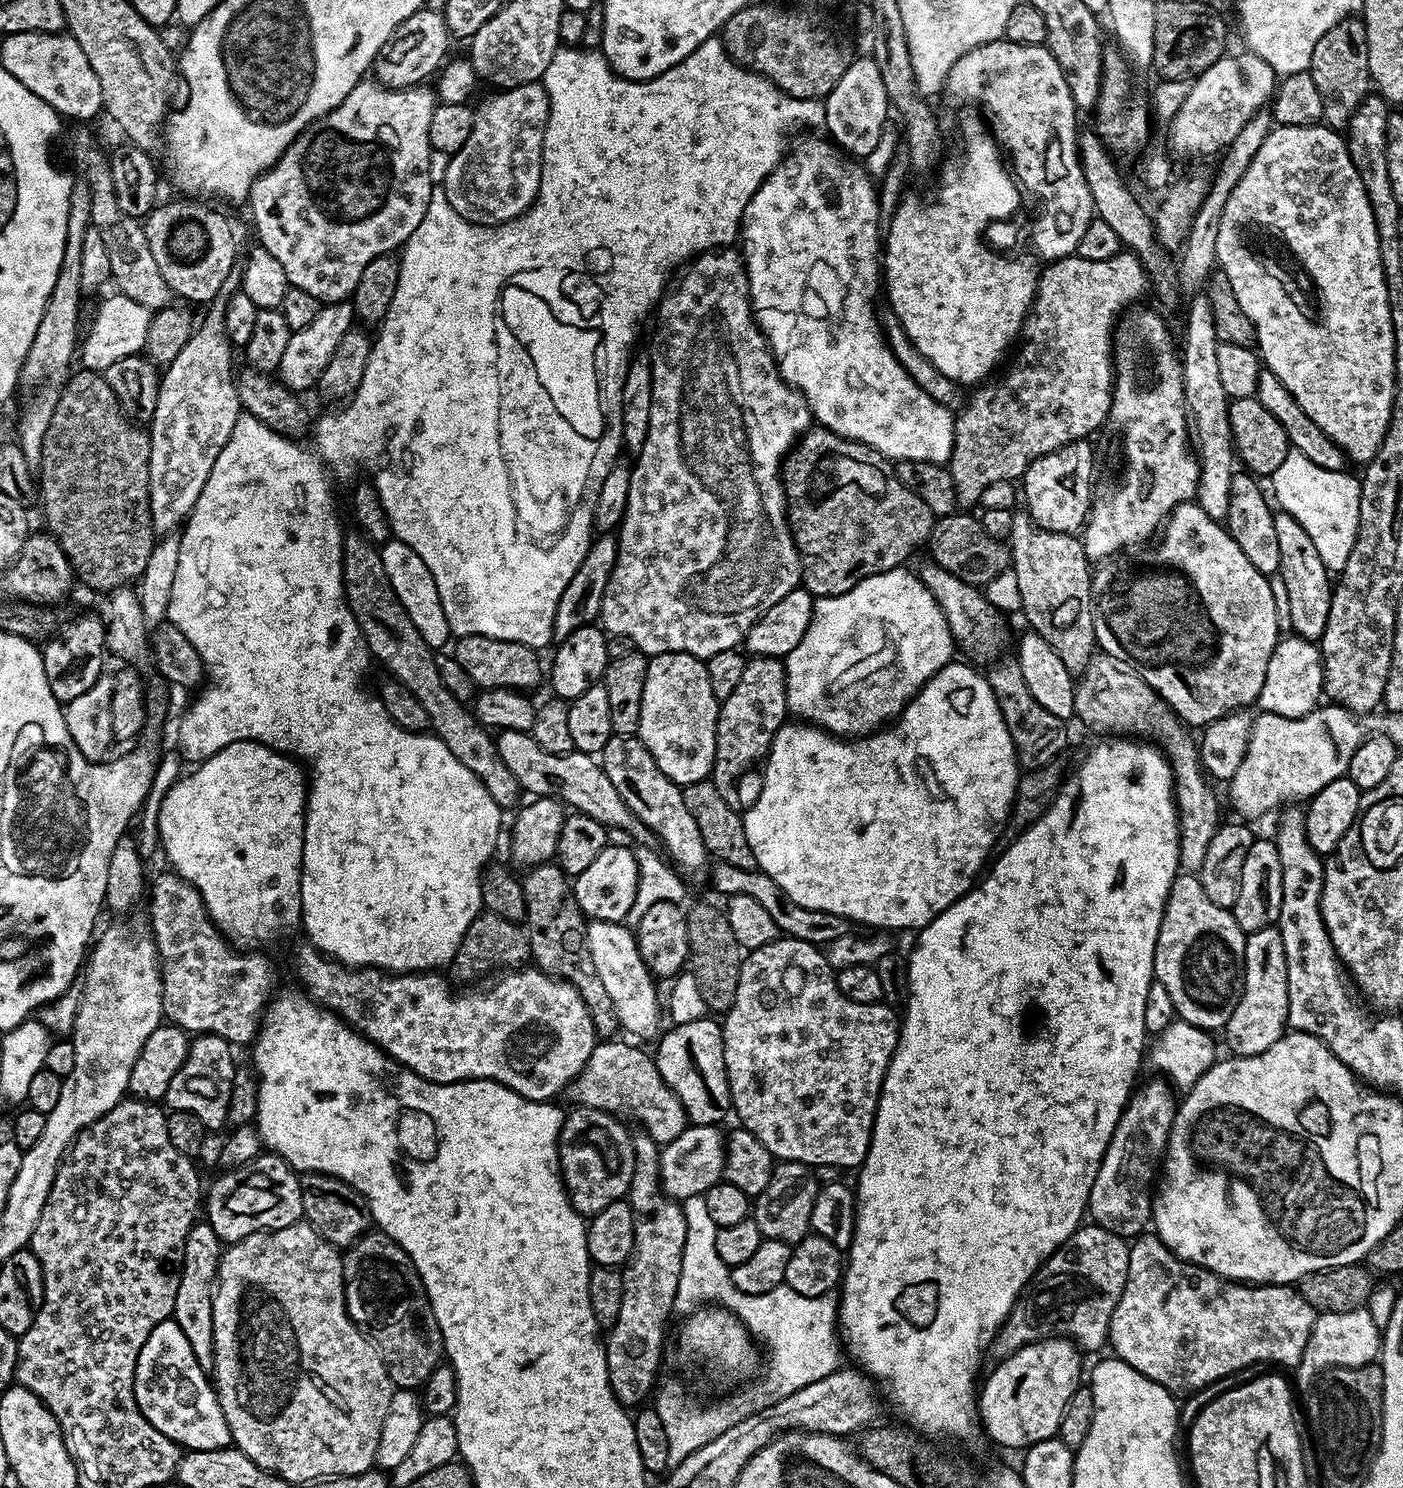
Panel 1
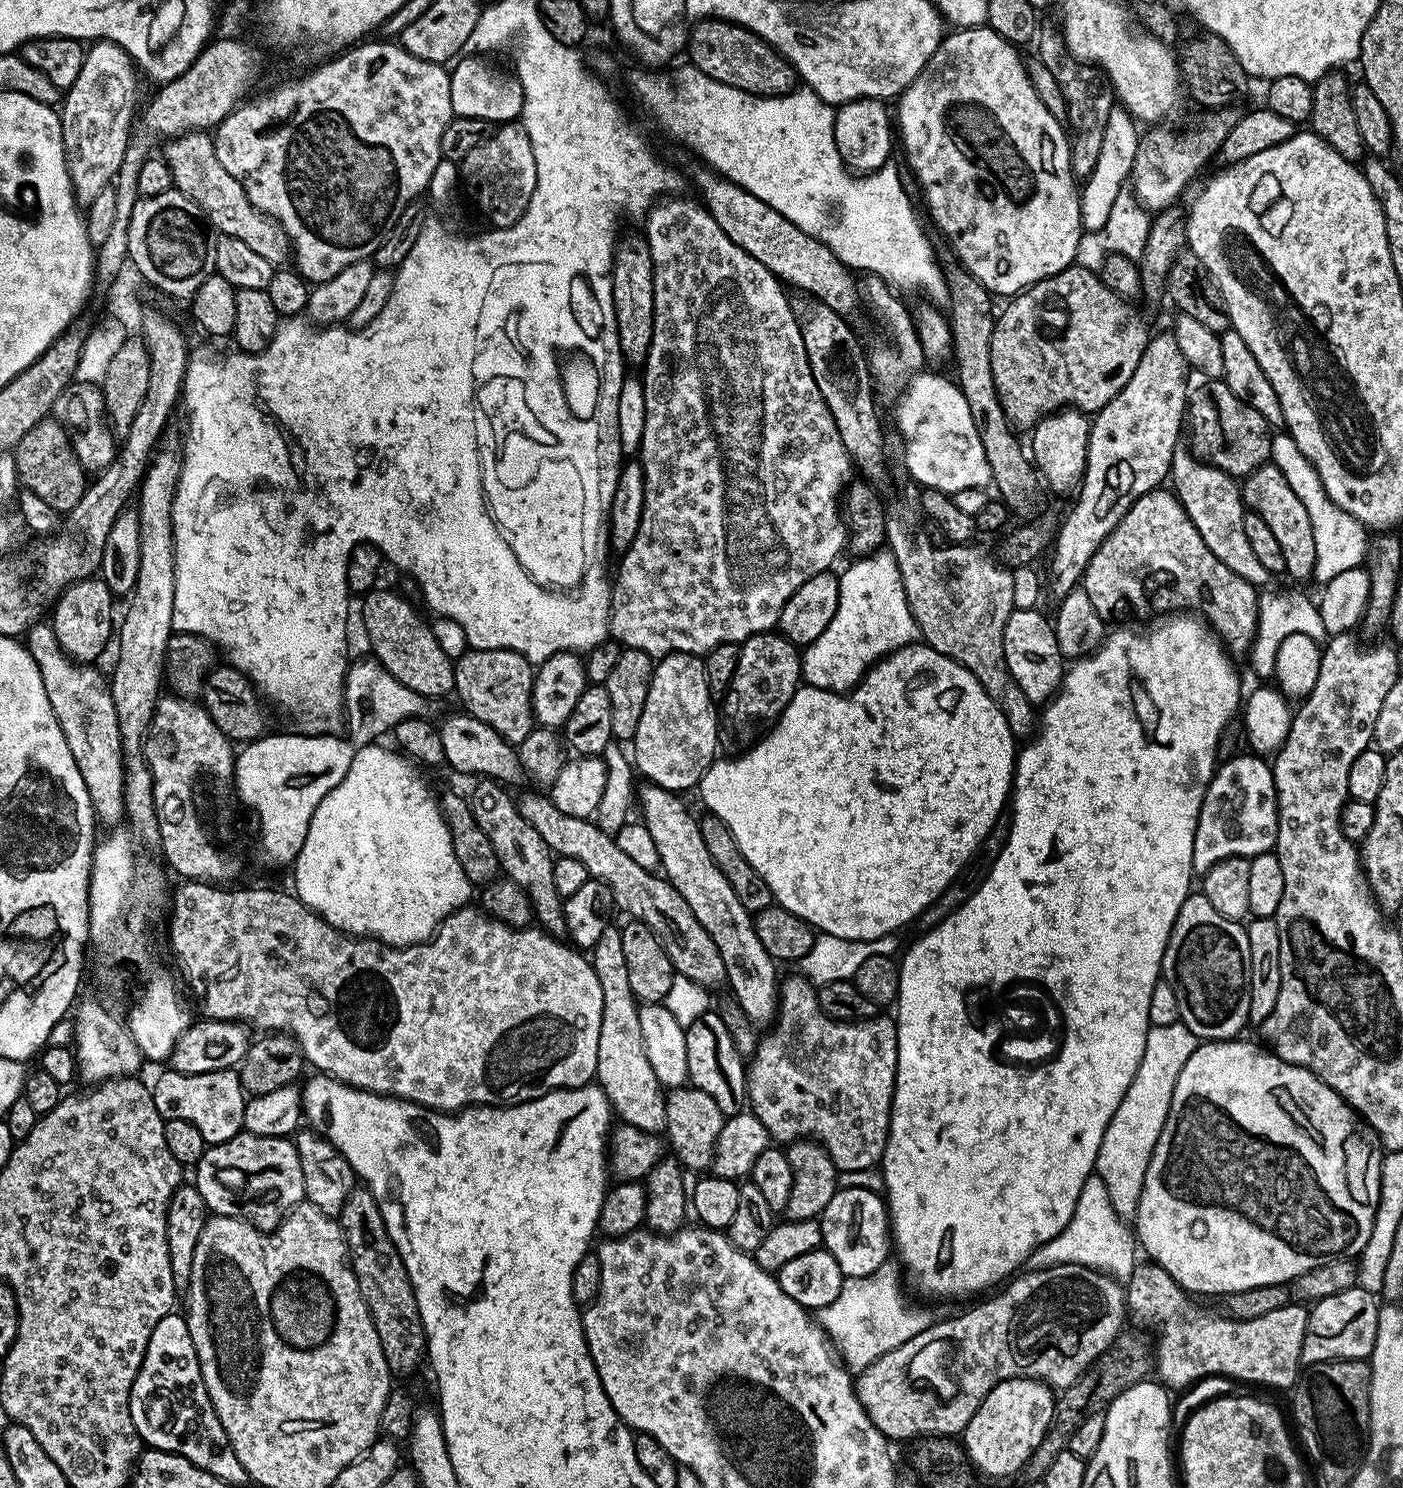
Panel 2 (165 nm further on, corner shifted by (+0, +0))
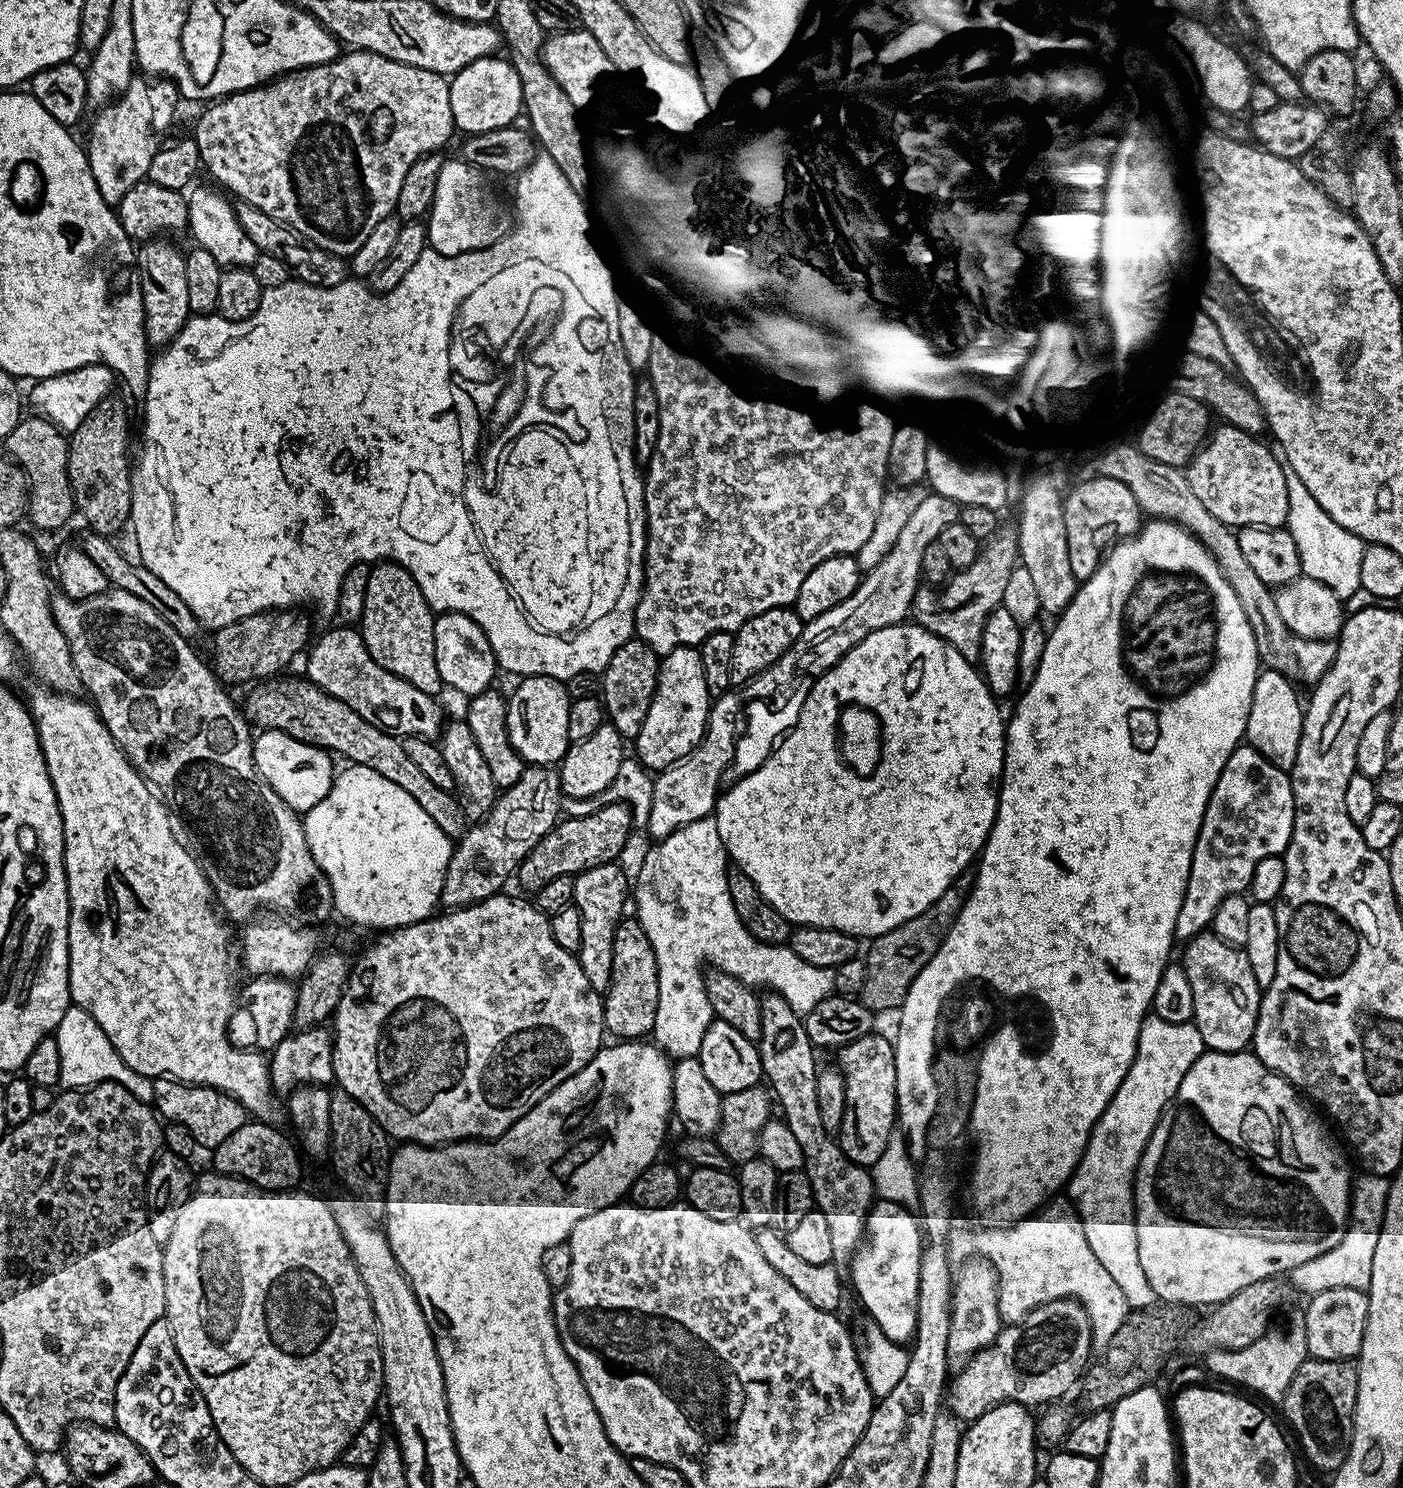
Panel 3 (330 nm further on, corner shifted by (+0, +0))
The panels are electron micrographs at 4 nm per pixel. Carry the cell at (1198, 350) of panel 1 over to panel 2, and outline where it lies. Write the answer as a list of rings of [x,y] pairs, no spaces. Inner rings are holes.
[[[1179,446],[1173,451],[1170,484],[1180,499],[1180,505],[1186,510],[1190,522],[1194,522],[1198,534],[1202,534],[1202,542],[1206,542],[1210,554],[1214,554],[1218,562],[1230,566],[1234,574],[1246,578],[1246,582],[1251,584],[1263,586],[1270,580],[1266,566],[1258,562],[1258,557],[1254,555],[1254,550],[1246,539],[1246,505],[1241,496],[1241,485],[1233,477],[1212,464],[1199,460],[1192,455],[1191,447]]]

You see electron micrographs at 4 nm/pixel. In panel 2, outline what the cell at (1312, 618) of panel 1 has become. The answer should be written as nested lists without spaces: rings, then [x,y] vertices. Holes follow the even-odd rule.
[[[1267,462],[1243,477],[1241,496],[1245,505],[1256,512],[1270,526],[1278,546],[1282,546],[1282,558],[1286,558],[1284,572],[1296,580],[1312,580],[1316,570],[1316,551],[1314,550],[1314,526],[1310,526],[1310,514],[1306,514],[1306,506],[1302,506],[1302,498],[1290,490],[1282,470]]]

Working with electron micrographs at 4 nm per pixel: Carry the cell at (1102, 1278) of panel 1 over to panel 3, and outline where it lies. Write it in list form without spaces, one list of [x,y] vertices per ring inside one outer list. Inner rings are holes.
[[[1073,1298],[1070,1300],[1055,1300],[1054,1302],[1048,1302],[1038,1308],[1035,1308],[1035,1310],[1033,1310],[1033,1312],[1029,1312],[1028,1317],[1025,1320],[1023,1320],[1021,1322],[1021,1324],[1010,1324],[1010,1325],[1001,1327],[1000,1333],[998,1333],[998,1335],[996,1335],[995,1342],[993,1342],[993,1344],[991,1344],[991,1346],[989,1346],[989,1348],[983,1348],[981,1352],[977,1352],[975,1356],[971,1357],[971,1359],[969,1359],[967,1361],[967,1363],[965,1363],[963,1365],[963,1367],[961,1367],[961,1368],[964,1368],[964,1367],[965,1368],[962,1369],[961,1372],[957,1374],[957,1376],[955,1373],[955,1375],[953,1375],[951,1377],[950,1395],[947,1397],[947,1400],[946,1400],[947,1407],[949,1407],[949,1406],[952,1407],[952,1408],[949,1408],[951,1415],[955,1416],[957,1420],[959,1420],[961,1422],[971,1422],[973,1420],[977,1420],[977,1418],[979,1418],[979,1416],[981,1416],[982,1414],[986,1414],[986,1410],[988,1408],[994,1407],[995,1404],[1007,1404],[1007,1403],[1011,1402],[1014,1404],[1022,1404],[1025,1406],[1033,1406],[1032,1404],[1044,1404],[1043,1406],[1051,1405],[1053,1402],[1056,1402],[1056,1401],[1051,1402],[1051,1400],[1056,1400],[1059,1398],[1059,1396],[1066,1395],[1067,1392],[1070,1391],[1071,1388],[1075,1386],[1075,1384],[1077,1387],[1078,1381],[1081,1379],[1082,1373],[1085,1371],[1086,1365],[1089,1363],[1090,1357],[1093,1355],[1093,1353],[1091,1354],[1092,1351],[1094,1351],[1094,1345],[1092,1343],[1092,1323],[1090,1322],[1090,1318],[1088,1317],[1088,1311],[1084,1307],[1082,1307],[1079,1300]]]

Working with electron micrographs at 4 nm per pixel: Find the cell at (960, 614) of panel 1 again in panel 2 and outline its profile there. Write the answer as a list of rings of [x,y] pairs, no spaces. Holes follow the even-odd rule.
[[[796,294],[791,297],[790,303],[792,305],[792,313],[794,318],[798,322],[798,326],[802,330],[802,342],[806,346],[806,354],[808,355],[808,361],[810,362],[810,370],[814,374],[814,382],[818,382],[818,394],[822,394],[822,398],[826,402],[826,406],[830,410],[830,418],[834,418],[834,426],[838,426],[838,438],[842,438],[842,446],[846,446],[848,451],[848,457],[851,458],[855,471],[860,472],[865,481],[871,484],[873,488],[877,490],[883,490],[888,484],[888,456],[884,453],[884,428],[880,425],[880,412],[876,409],[876,396],[877,393],[874,391],[874,381],[872,379],[872,372],[868,368],[868,352],[866,348],[860,345],[860,340],[856,337],[854,329],[848,325],[849,321],[845,317],[841,316],[839,312],[830,310],[830,306],[823,304],[821,300],[817,300],[815,296],[807,294]]]

